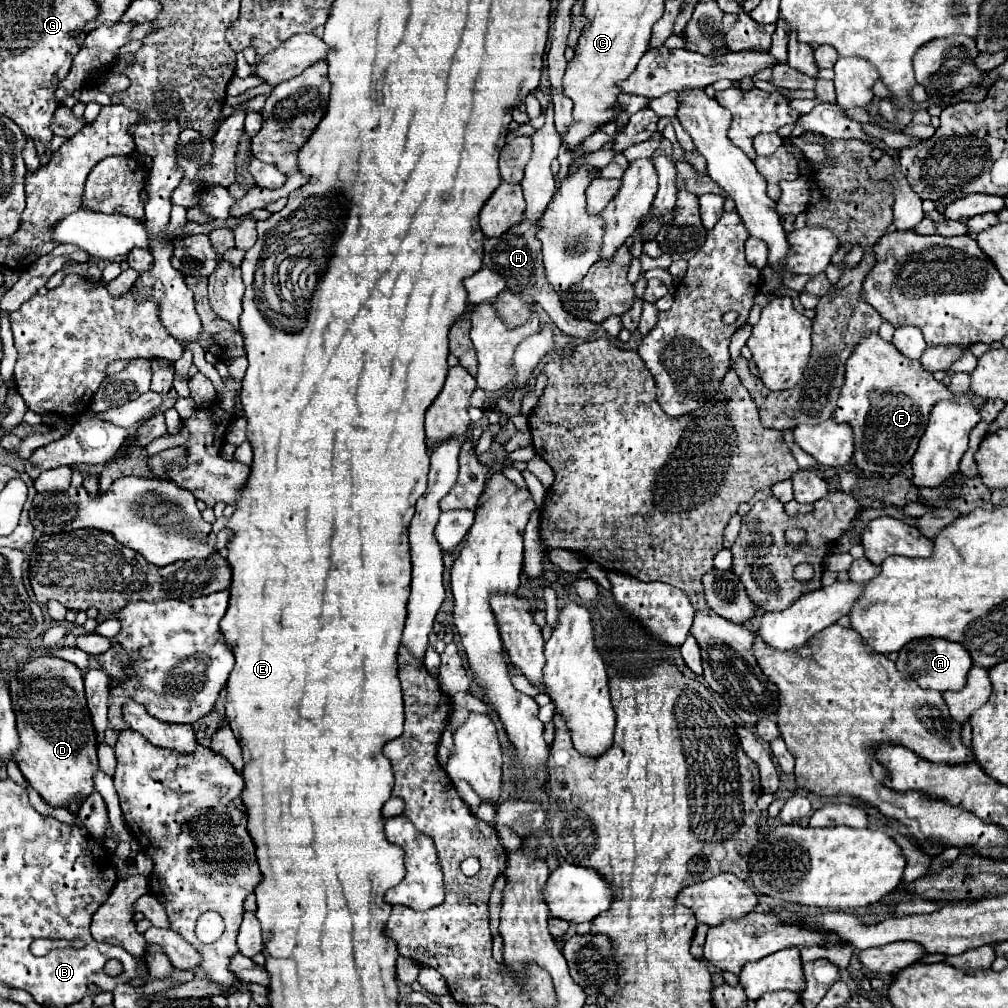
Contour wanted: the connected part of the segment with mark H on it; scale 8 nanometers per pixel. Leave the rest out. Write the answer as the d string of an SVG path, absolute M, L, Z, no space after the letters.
M523 220L521 224L513 226L507 234L503 234L497 242L495 238L487 238L485 240L485 266L497 274L501 274L507 282L507 288L513 288L513 290L519 290L527 296L531 296L545 312L547 316L551 318L551 322L567 336L573 336L573 338L581 338L581 340L587 340L591 338L595 332L597 332L597 324L591 324L591 322L585 322L585 320L575 320L571 318L563 306L561 306L561 300L557 296L557 292L549 286L547 278L545 278L545 270L543 270L543 256L541 256L541 242L535 238L535 232L539 228L535 224L529 224L527 220Z

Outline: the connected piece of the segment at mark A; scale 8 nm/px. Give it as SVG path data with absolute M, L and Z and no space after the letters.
M921 638L915 642L909 642L899 650L897 658L897 670L907 676L909 680L915 680L921 688L937 690L937 692L947 692L947 690L961 690L967 680L967 672L973 666L971 656L963 646L957 642L947 642L941 638Z

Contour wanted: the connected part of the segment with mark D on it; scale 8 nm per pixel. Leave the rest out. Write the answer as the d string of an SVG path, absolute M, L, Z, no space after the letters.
M55 656L29 658L9 678L9 694L19 730L15 762L25 780L51 806L67 808L75 798L85 800L95 788L93 774L99 770L99 762L79 668Z

